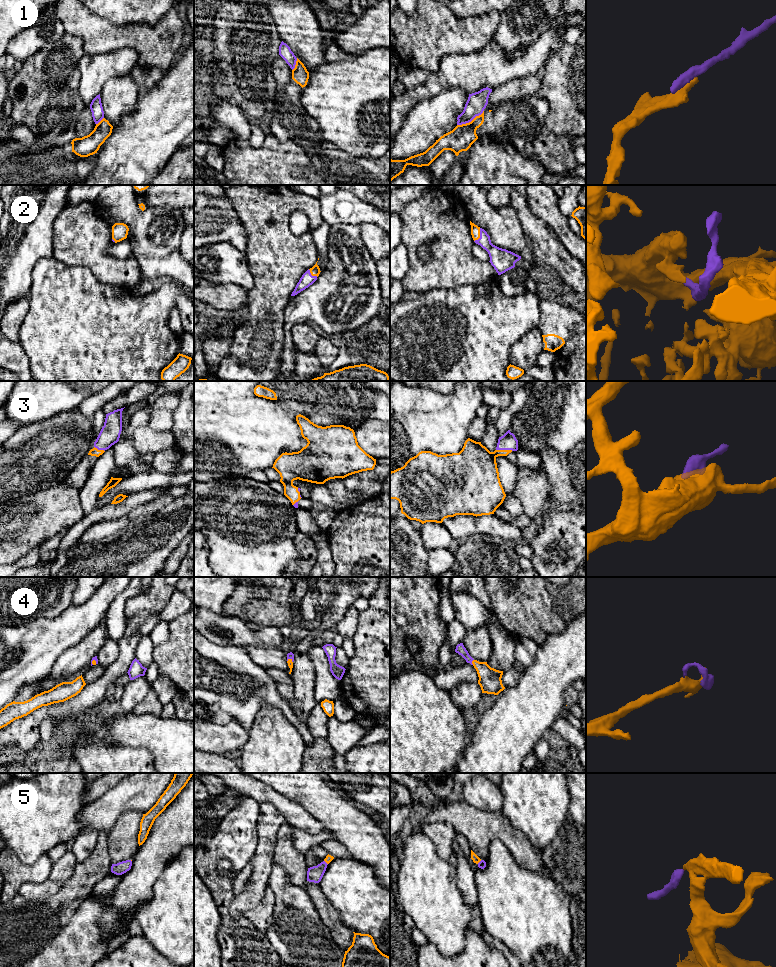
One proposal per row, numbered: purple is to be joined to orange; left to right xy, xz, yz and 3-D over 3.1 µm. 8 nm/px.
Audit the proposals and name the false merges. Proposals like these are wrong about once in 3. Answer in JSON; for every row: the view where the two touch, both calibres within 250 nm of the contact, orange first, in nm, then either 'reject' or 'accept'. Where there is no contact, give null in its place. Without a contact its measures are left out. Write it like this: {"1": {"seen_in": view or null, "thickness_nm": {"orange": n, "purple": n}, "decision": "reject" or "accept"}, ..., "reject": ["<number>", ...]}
{"1": {"seen_in": "yz", "thickness_nm": {"orange": 200, "purple": 160}, "decision": "reject"}, "2": {"seen_in": "yz", "thickness_nm": {"orange": 80, "purple": 160}, "decision": "accept"}, "3": {"seen_in": "yz", "thickness_nm": {"orange": 300, "purple": 140}, "decision": "accept"}, "4": {"seen_in": "yz", "thickness_nm": {"orange": 180, "purple": 80}, "decision": "accept"}, "5": {"seen_in": "xz", "thickness_nm": {"orange": 60, "purple": 130}, "decision": "accept"}, "reject": ["1"]}

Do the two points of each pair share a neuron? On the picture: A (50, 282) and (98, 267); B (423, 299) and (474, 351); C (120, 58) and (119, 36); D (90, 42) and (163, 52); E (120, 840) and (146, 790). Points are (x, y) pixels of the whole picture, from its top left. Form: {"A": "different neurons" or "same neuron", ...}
{"A": "different neurons", "B": "same neuron", "C": "different neurons", "D": "same neuron", "E": "different neurons"}

